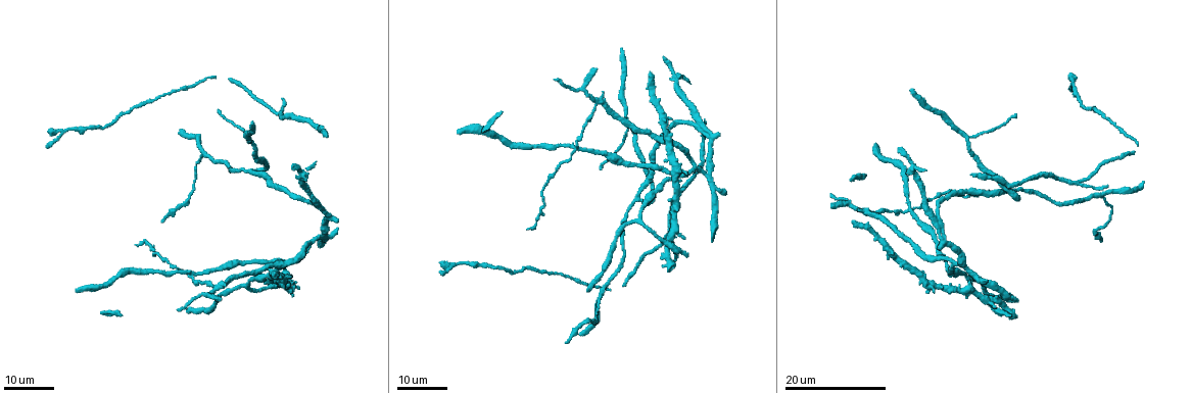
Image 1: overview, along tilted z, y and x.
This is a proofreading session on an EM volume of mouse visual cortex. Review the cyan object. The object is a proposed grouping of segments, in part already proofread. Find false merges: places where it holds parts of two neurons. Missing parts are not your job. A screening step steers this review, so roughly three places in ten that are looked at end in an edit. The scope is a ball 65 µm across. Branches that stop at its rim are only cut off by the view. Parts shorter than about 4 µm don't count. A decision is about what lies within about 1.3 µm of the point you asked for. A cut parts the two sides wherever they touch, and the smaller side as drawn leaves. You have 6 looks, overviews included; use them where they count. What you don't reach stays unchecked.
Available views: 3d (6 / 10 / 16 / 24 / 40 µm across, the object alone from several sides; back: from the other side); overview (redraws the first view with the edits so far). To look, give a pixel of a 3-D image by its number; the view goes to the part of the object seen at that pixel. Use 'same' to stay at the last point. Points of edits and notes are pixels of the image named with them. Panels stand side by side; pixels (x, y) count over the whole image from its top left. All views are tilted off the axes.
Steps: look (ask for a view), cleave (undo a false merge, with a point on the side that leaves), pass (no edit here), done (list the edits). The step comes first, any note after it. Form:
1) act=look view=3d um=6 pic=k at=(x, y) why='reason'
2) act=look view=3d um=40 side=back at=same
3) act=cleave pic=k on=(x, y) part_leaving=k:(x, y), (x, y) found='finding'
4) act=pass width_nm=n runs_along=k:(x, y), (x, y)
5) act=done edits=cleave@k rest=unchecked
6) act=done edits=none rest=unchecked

act=look view=3d um=16 pic=1 at=(204, 293) why='three arms meet'

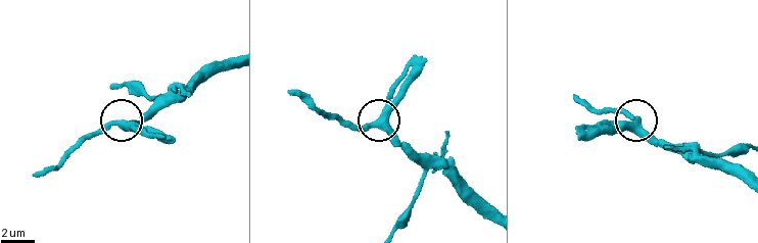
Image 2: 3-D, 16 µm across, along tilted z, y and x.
act=look view=3d um=10 pic=2 at=(117, 122)

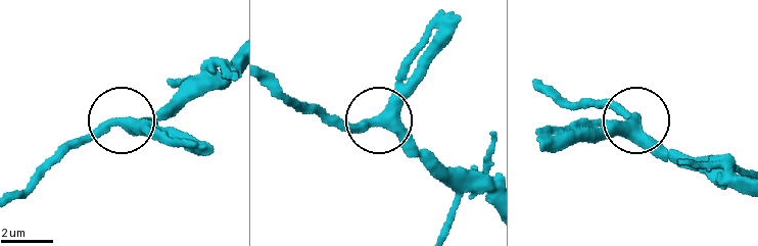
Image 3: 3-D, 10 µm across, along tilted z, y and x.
act=pass arms=3 found='continuous, no second neuron'

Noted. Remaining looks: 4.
act=look view=3d um=16 pic=1 at=(598, 101)

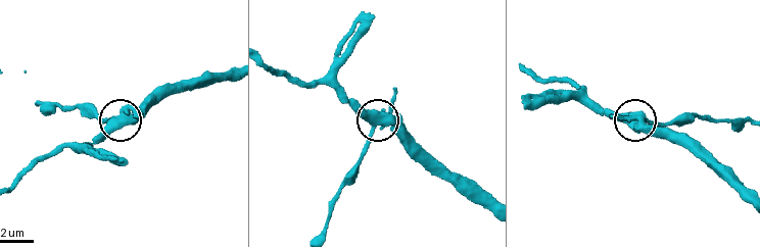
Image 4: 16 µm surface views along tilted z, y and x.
act=look view=3d um=10 pic=4 at=(371, 128) why='zoom in'

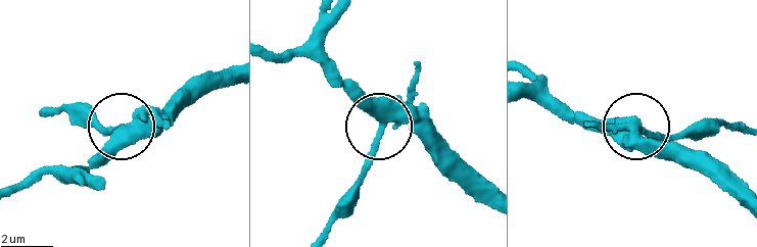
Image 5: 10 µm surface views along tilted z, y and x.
act=cleave pic=5 on=(103, 129) found='a second neuron is stuck on'

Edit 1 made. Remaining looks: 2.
act=done edits=cleave@5 rest=unchecked

